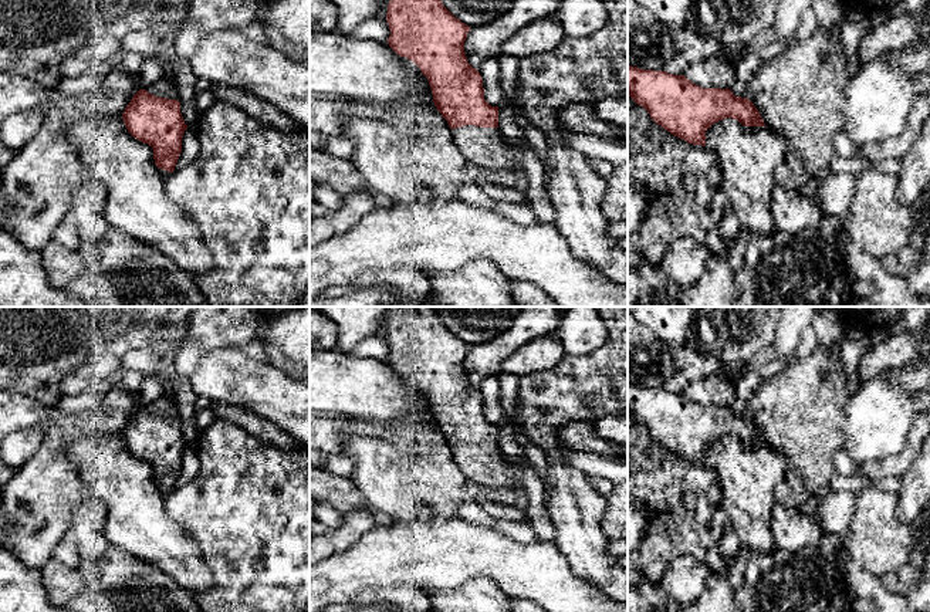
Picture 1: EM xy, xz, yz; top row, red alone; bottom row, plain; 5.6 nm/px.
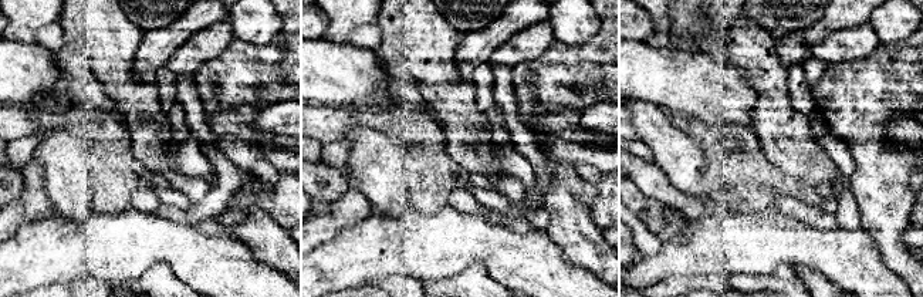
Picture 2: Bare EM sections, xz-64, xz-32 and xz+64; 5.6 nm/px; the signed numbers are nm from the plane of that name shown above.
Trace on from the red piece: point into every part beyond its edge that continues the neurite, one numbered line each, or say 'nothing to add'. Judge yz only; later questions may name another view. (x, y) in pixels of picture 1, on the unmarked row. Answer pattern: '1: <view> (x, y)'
nothing to add

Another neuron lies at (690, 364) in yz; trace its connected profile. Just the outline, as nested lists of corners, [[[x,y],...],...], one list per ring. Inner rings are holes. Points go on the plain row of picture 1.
[[[691,345],[673,346],[673,373],[666,379],[663,389],[683,393],[686,386],[700,378],[726,372],[723,364],[703,348]]]

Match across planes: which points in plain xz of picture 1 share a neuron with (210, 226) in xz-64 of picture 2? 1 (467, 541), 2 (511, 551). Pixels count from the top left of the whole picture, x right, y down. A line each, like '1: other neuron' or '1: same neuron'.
1: other neuron
2: other neuron

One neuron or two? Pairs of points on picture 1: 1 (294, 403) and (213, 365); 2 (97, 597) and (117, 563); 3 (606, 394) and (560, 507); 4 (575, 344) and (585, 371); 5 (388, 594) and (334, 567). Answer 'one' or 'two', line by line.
1: one
2: one
3: one
4: two
5: two

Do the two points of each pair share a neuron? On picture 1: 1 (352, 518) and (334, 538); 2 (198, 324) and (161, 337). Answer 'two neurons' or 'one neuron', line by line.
1: one neuron
2: two neurons

